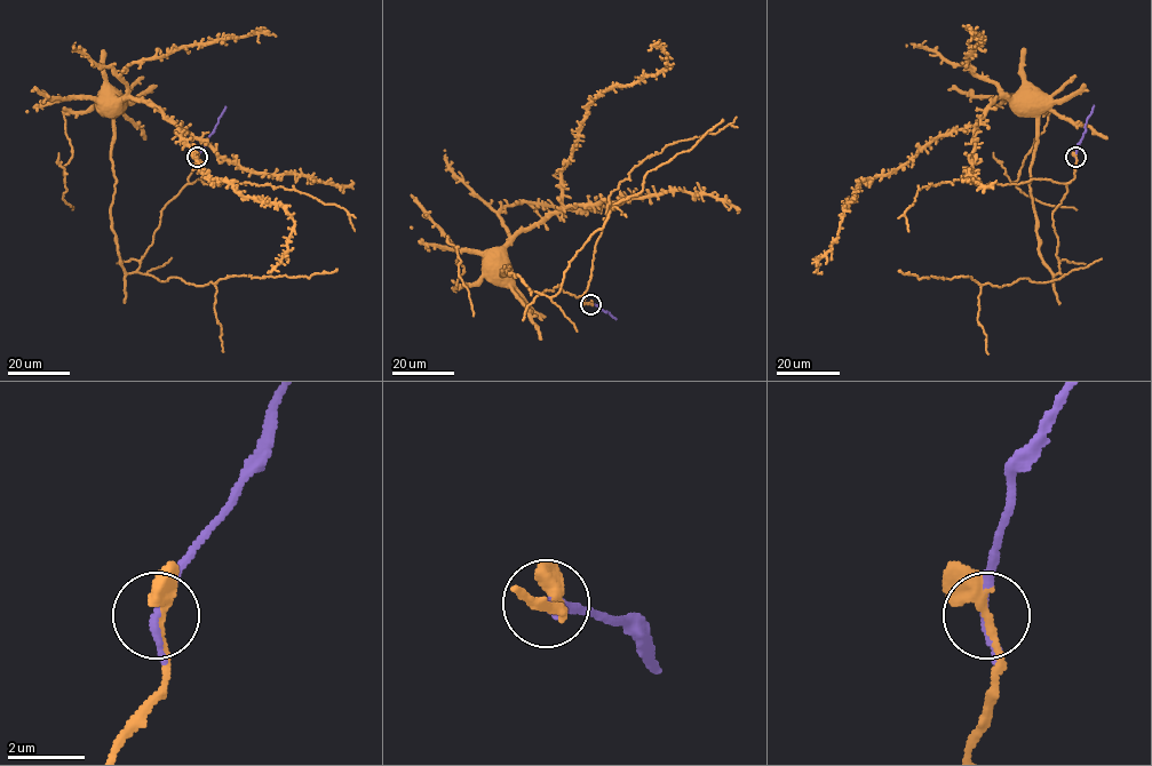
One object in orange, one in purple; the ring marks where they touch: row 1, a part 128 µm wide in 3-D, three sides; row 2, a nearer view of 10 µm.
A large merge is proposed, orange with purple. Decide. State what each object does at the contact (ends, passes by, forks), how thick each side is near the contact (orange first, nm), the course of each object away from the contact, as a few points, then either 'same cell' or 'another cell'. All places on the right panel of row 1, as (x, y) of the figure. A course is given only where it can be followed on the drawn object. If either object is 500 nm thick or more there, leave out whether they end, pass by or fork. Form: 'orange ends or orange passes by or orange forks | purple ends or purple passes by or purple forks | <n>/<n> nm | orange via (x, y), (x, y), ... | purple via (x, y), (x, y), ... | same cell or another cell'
orange passes by | purple passes by | 280/190 nm | orange via (1075, 157), (1074, 177), (1051, 216), (1055, 274), (1039, 252), (1030, 185), (1037, 118), (1022, 112), (1023, 92) | purple via (1075, 157), (1094, 105) | same cell

